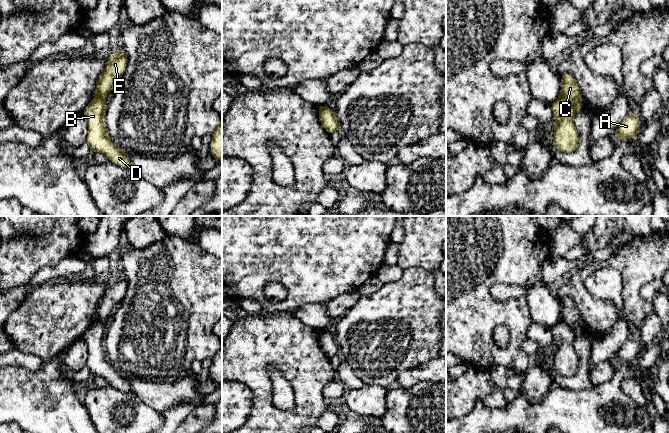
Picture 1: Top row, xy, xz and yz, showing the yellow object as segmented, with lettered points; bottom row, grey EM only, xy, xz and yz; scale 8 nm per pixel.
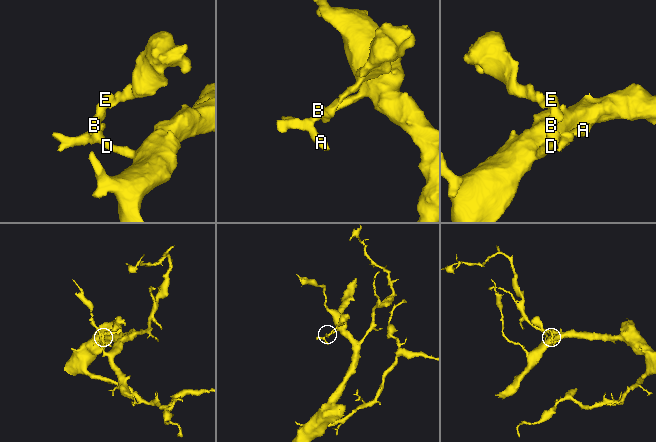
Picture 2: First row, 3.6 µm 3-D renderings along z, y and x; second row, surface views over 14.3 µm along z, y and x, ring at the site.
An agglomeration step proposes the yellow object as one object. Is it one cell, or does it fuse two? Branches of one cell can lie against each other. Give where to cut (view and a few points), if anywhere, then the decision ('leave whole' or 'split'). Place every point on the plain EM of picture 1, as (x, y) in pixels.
yz (560, 319), (576, 334) | split

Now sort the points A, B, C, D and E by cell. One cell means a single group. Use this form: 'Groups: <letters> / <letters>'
Groups: A B D / C E

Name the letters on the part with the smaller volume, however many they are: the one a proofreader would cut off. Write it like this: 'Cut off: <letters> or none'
Cut off: C, E

